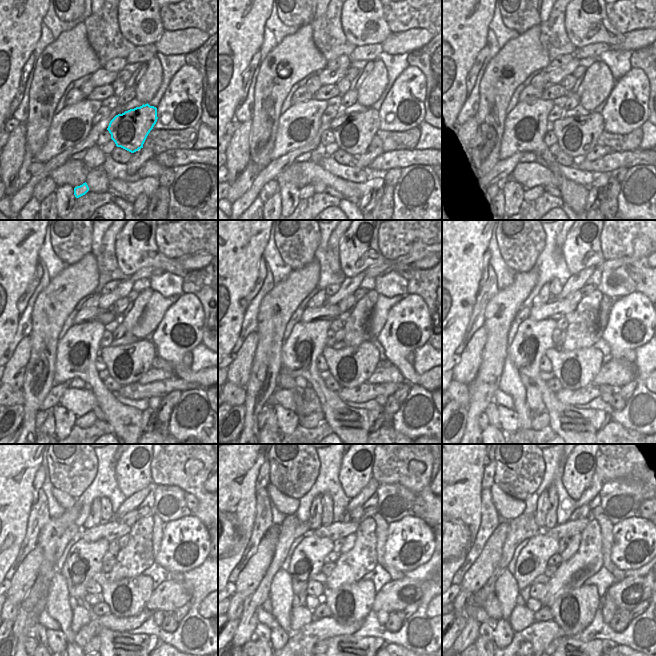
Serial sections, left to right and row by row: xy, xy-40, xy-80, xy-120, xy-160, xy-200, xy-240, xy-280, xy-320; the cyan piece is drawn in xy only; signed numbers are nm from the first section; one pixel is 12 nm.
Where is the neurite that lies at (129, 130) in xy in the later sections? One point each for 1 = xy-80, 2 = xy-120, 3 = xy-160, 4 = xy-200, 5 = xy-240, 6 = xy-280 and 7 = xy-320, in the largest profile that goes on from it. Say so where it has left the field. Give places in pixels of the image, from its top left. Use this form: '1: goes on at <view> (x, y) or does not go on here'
1: goes on at xy-80 (576, 136)
2: goes on at xy-120 (126, 364)
3: goes on at xy-160 (351, 366)
4: goes on at xy-200 (575, 369)
5: goes on at xy-240 (127, 597)
6: goes on at xy-280 (349, 603)
7: goes on at xy-320 (574, 611)

